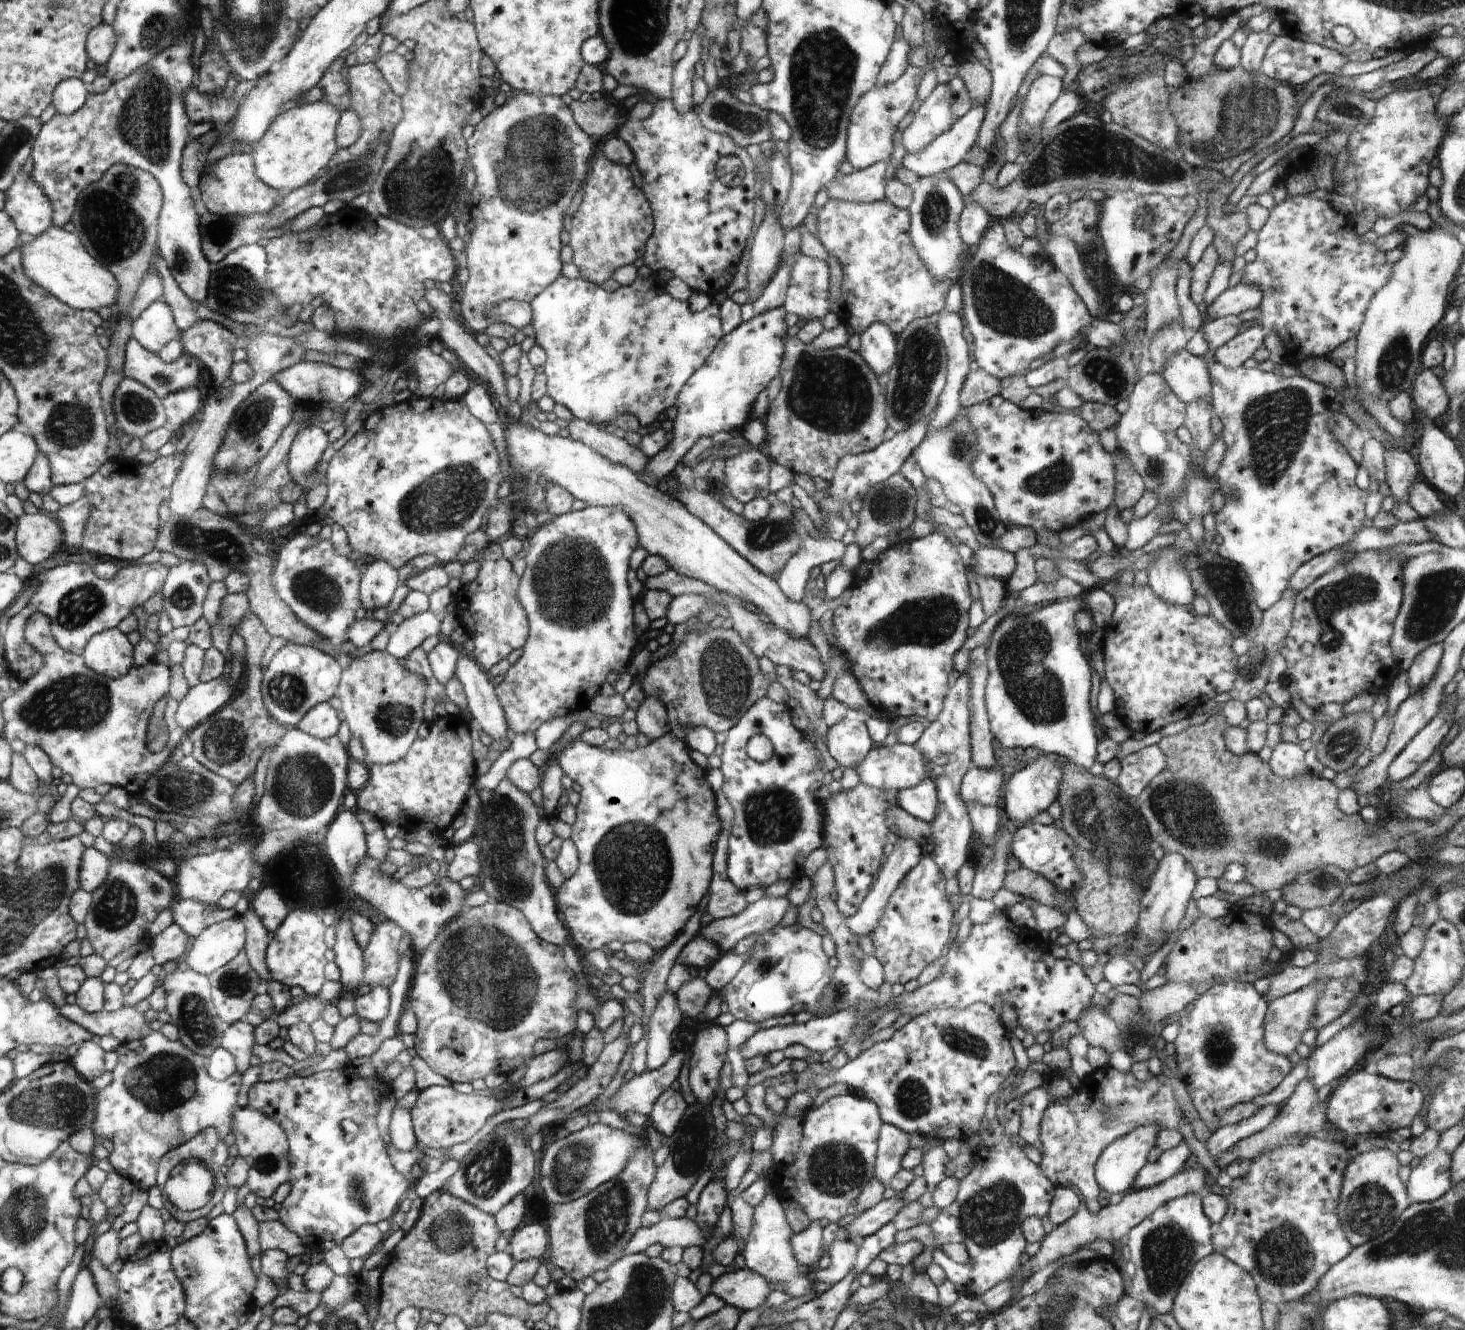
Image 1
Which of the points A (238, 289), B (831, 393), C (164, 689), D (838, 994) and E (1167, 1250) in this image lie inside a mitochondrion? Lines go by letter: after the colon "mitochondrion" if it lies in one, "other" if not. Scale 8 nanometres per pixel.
A: mitochondrion
B: mitochondrion
C: other
D: mitochondrion
E: mitochondrion

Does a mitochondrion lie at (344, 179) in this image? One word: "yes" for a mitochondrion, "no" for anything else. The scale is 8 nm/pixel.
yes

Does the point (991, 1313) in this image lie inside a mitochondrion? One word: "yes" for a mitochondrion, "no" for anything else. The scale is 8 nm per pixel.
no

